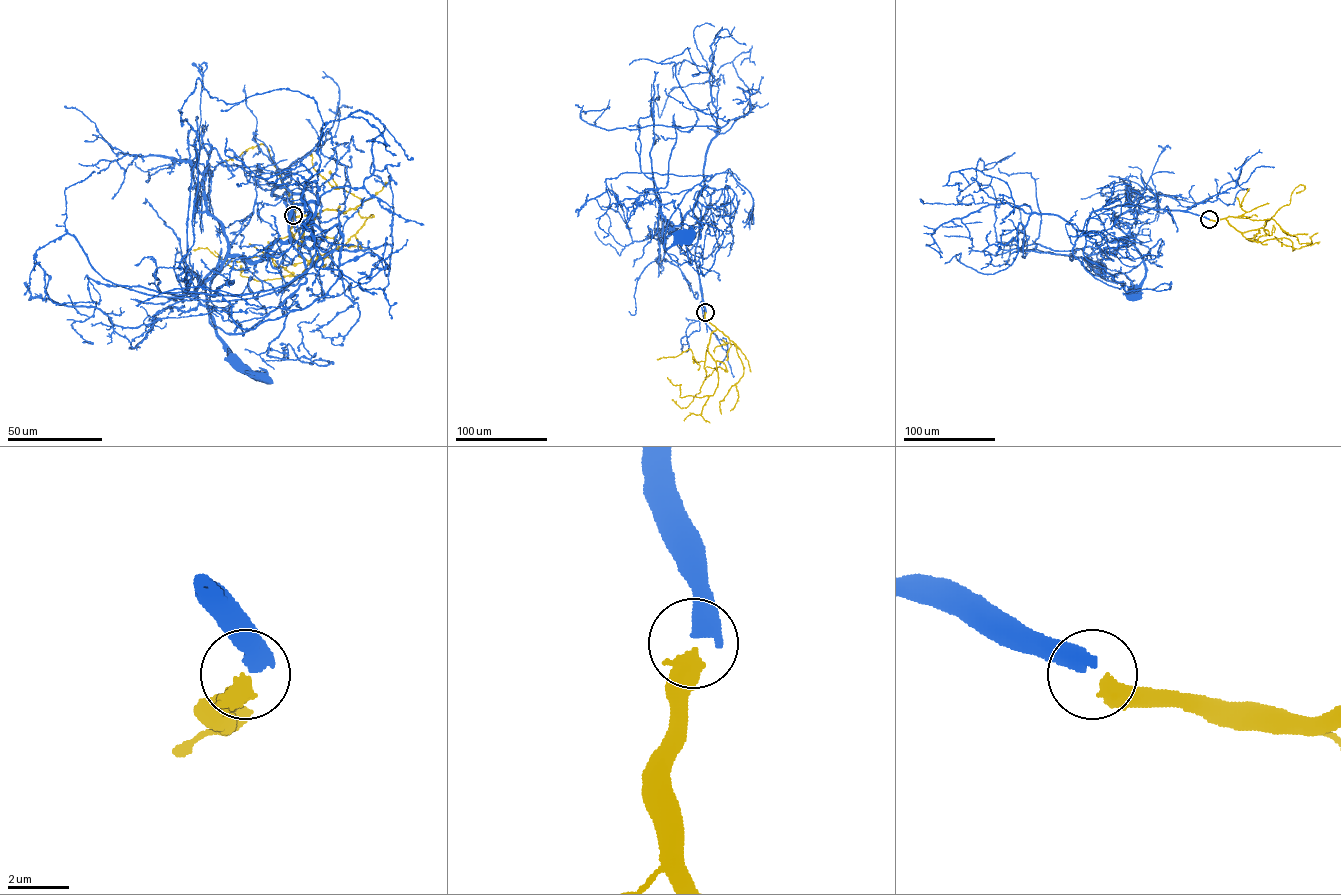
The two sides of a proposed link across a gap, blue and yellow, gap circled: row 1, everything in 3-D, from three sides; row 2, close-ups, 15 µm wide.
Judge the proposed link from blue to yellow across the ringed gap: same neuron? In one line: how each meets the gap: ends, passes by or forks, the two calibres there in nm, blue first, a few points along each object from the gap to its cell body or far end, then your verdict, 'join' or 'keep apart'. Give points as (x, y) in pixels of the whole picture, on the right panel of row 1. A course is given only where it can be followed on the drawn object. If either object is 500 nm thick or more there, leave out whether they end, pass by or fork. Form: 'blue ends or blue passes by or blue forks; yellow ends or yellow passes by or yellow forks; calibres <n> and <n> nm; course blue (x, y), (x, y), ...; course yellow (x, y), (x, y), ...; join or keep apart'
calibres 650 and 600 nm; course blue (1208, 219), (1140, 206), (1091, 214), (1085, 235), (1127, 238), (1137, 249), (1145, 277), (1136, 295); course yellow (1209, 219), (1225, 218), (1246, 238), (1258, 242), (1286, 238), (1294, 249), (1282, 246), (1274, 236); join

